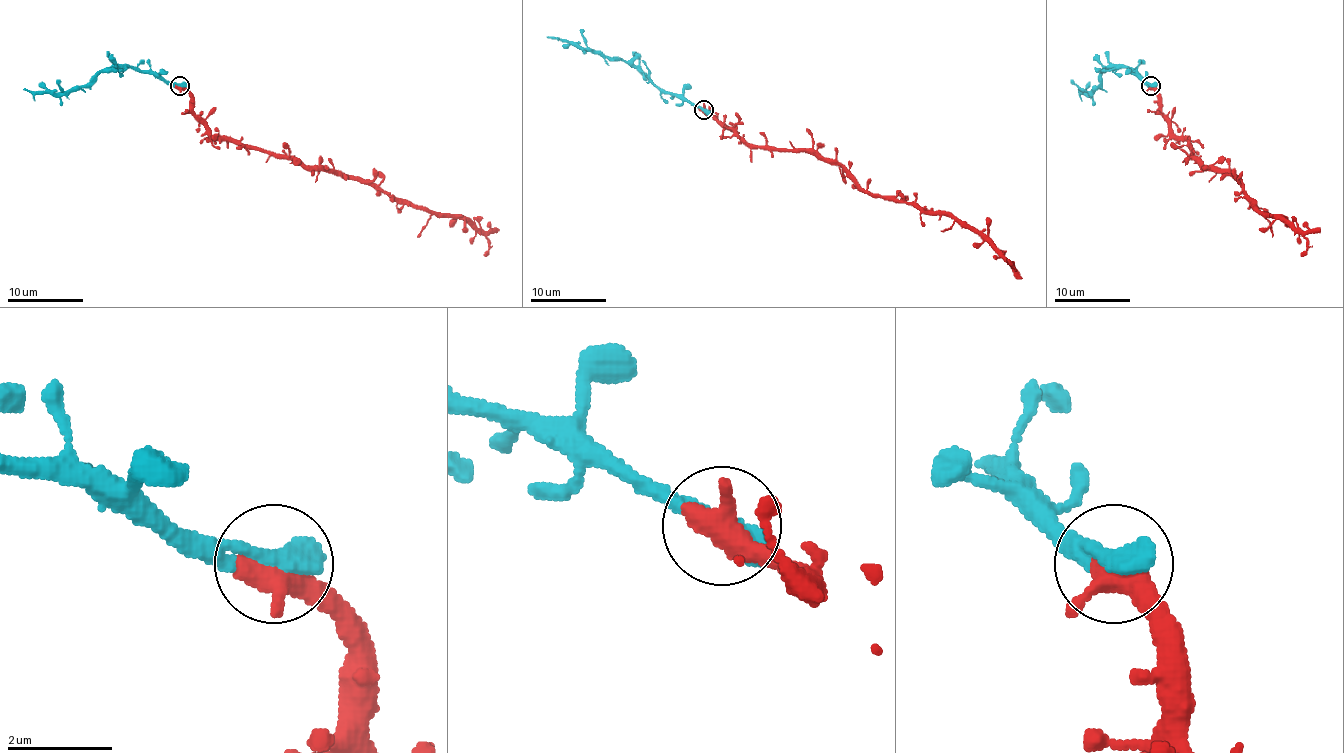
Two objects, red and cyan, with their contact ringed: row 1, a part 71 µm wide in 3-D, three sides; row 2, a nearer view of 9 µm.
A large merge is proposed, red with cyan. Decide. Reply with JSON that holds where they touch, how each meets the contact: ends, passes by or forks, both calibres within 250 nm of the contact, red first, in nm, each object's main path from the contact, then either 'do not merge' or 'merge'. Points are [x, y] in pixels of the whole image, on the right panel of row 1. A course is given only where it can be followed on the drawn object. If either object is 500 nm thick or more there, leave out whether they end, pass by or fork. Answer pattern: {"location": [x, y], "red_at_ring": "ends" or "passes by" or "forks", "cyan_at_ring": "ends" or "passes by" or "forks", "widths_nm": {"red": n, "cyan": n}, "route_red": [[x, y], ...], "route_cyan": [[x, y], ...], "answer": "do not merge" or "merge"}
{"location": [1151, 85], "widths_nm": {"red": 650, "cyan": 550}, "route_red": [[1151, 85], [1159, 113], [1176, 136], [1204, 166], [1235, 180], [1263, 214], [1280, 214], [1307, 240], [1301, 255]], "route_cyan": [[1151, 85], [1134, 70], [1108, 68], [1091, 92], [1078, 89]], "answer": "merge"}

